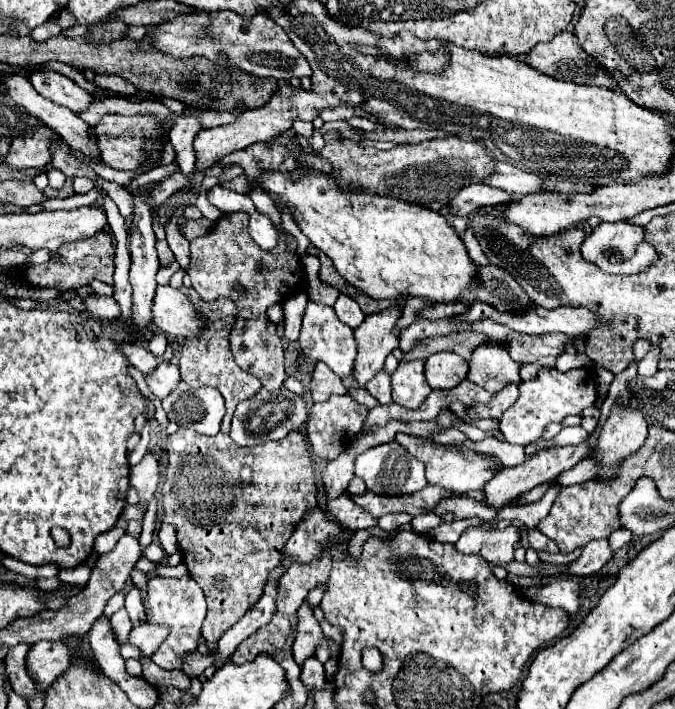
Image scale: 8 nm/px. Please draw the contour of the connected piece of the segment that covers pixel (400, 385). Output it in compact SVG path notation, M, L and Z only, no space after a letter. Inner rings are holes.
M422 361L400 363L392 373L392 399L406 409L416 409L430 395L430 391L432 389L426 383Z

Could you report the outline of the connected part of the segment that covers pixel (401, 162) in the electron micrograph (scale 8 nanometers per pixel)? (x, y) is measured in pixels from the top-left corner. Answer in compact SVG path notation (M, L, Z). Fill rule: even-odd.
M460 137L432 139L418 145L398 145L390 151L378 151L372 145L358 147L354 141L328 143L328 159L334 163L332 177L340 179L342 189L364 187L372 193L404 199L424 205L432 211L446 207L456 193L472 183L482 183L492 169L492 159L480 141L464 141Z

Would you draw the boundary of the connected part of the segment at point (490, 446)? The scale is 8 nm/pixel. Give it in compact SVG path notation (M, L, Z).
M494 437L486 438L479 442L462 441L462 443L450 443L452 447L462 447L462 449L473 449L481 453L493 455L497 457L506 467L514 467L523 463L525 460L525 447L510 444L508 442L500 442Z

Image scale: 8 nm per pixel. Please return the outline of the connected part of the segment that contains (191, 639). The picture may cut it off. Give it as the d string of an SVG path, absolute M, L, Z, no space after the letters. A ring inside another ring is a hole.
M190 575L172 579L172 577L154 577L148 579L148 593L146 593L146 623L150 625L166 625L170 627L170 635L162 641L158 651L152 655L152 661L168 671L182 669L186 655L194 653L198 649L198 643L202 641L202 621L206 617L206 599L202 589L196 581L192 581Z

